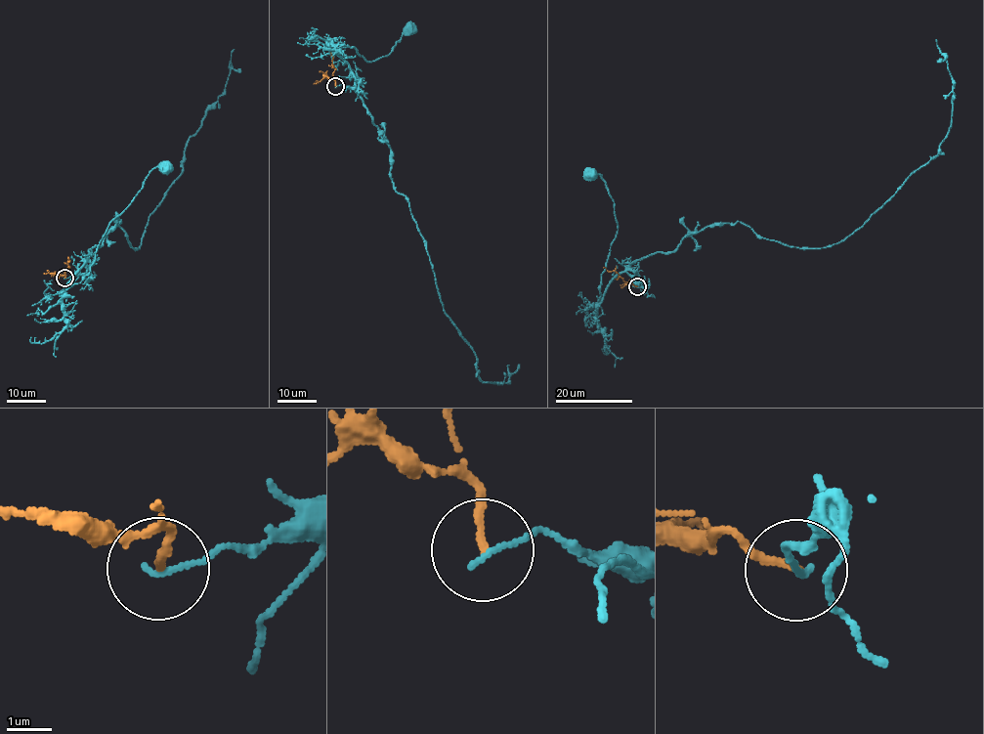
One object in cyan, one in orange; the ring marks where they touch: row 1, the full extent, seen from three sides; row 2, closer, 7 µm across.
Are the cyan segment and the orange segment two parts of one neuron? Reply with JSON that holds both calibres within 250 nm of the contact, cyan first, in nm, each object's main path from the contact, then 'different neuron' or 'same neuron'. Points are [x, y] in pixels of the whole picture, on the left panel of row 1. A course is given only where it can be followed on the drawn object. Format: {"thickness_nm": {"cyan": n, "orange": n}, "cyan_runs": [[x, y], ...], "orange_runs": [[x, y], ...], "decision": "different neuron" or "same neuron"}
{"thickness_nm": {"cyan": 120, "orange": 160}, "cyan_runs": [[64, 278], [84, 273], [86, 264], [65, 289], [78, 284], [89, 272], [107, 226], [155, 167], [167, 167]], "orange_runs": [[64, 278], [69, 260], [67, 258]], "decision": "different neuron"}

